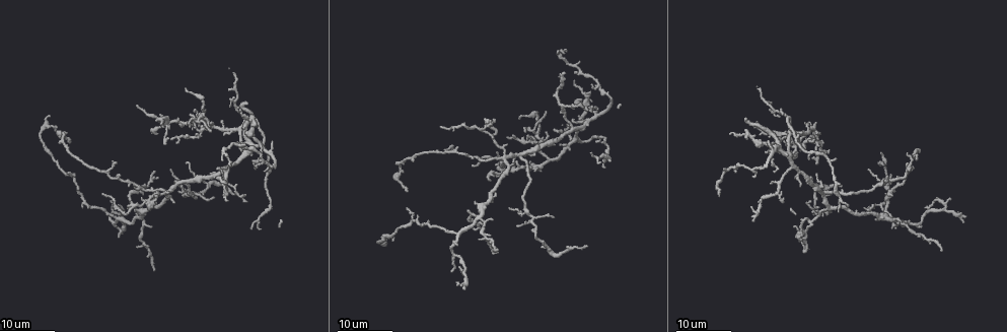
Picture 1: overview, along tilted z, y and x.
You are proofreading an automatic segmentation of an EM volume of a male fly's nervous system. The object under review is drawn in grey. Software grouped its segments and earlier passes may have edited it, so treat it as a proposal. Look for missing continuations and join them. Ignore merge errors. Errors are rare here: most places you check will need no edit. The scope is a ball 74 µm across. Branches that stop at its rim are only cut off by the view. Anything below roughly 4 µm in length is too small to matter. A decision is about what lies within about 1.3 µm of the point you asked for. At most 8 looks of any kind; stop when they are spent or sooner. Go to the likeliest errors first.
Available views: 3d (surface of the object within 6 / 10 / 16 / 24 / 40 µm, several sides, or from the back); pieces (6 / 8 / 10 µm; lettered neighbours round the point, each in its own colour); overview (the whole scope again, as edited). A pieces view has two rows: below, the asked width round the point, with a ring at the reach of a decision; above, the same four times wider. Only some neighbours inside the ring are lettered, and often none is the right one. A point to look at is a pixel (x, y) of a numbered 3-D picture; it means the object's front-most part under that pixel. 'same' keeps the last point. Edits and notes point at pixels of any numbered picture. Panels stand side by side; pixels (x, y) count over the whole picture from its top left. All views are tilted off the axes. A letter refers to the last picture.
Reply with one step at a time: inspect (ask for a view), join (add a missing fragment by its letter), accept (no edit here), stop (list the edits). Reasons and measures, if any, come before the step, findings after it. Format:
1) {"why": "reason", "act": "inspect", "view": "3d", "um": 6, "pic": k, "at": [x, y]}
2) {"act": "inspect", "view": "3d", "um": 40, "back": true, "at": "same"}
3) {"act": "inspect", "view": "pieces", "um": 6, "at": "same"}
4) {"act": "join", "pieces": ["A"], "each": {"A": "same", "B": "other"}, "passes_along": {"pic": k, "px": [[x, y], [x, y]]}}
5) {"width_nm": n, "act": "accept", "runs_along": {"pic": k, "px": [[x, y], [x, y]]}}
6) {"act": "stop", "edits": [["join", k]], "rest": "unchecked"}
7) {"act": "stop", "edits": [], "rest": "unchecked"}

{"why": "an open end", "act": "inspect", "view": "3d", "um": 24, "pic": 1, "at": [560, 130]}

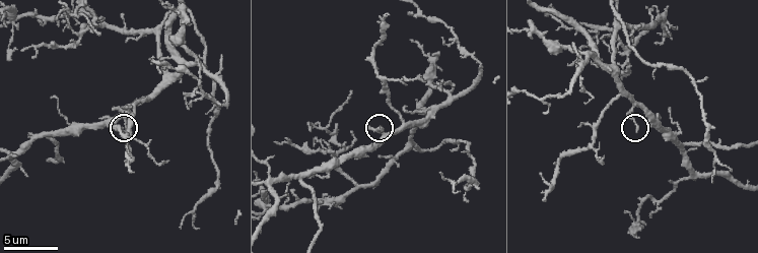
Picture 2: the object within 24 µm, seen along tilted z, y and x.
{"act": "inspect", "view": "pieces", "um": 8, "pic": 2, "at": [639, 130]}

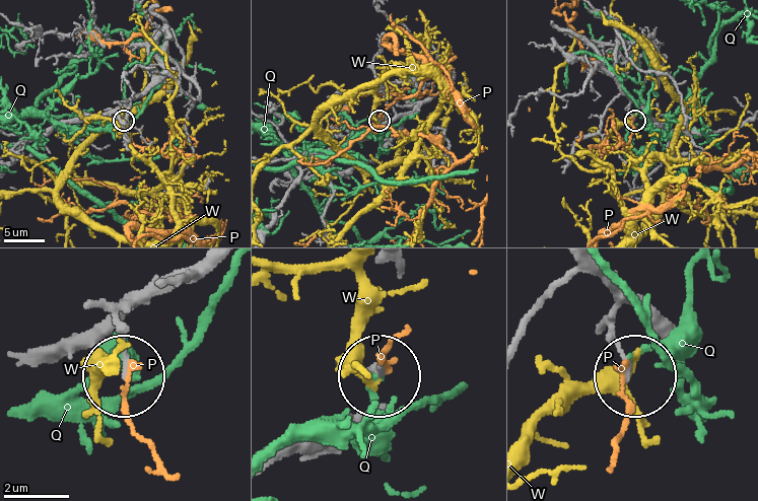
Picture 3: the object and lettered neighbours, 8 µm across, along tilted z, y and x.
{"act": "accept", "each": {"P": "other", "Q": "other", "W": "other"}, "runs_along": {"pic": 3, "px": [[71, 354], [125, 304], [122, 371]]}, "found": "none of them fits"}

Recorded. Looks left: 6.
{"why": "tapers out", "act": "inspect", "view": "3d", "um": 10, "pic": 2, "at": [131, 173]}

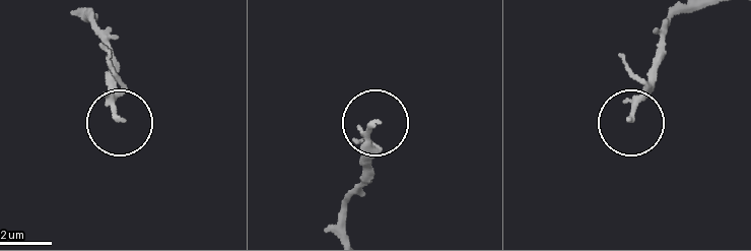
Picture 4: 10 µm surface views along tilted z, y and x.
{"act": "inspect", "view": "pieces", "um": 6, "pic": 4, "at": [629, 118]}

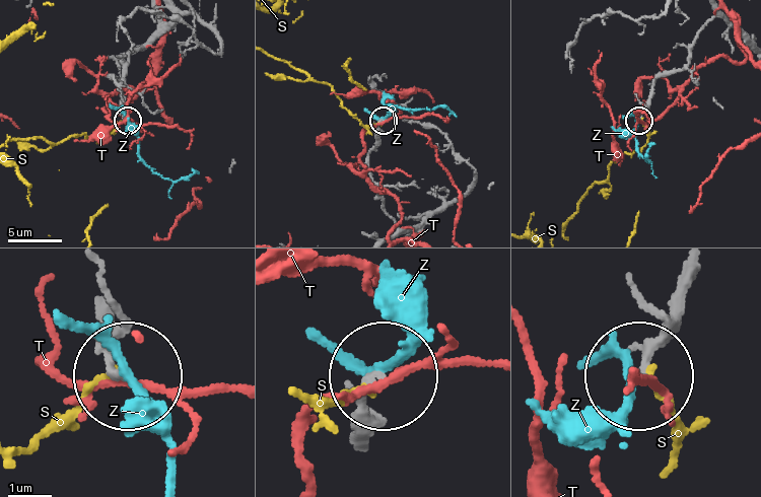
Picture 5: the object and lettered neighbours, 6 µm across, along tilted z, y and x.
{"width_nm": 150, "act": "accept", "each": {"S": "other", "T": "other", "Z": "other"}, "runs_along": {"pic": 5, "px": [[358, 443], [359, 405], [378, 381]]}, "found": "no lettered fragment goes on from it"}

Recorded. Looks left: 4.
{"act": "inspect", "view": "3d", "um": 16, "pic": 1, "at": [155, 270]}

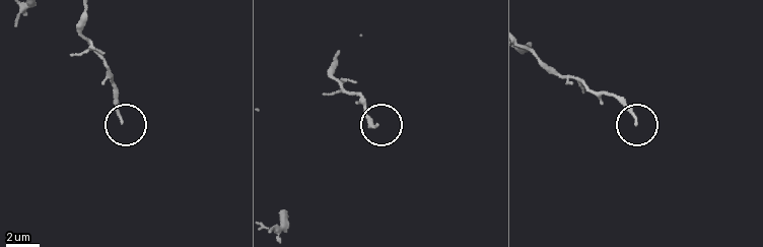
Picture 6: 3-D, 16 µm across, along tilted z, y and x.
{"act": "inspect", "view": "3d", "um": 10, "pic": 6, "at": [120, 123]}

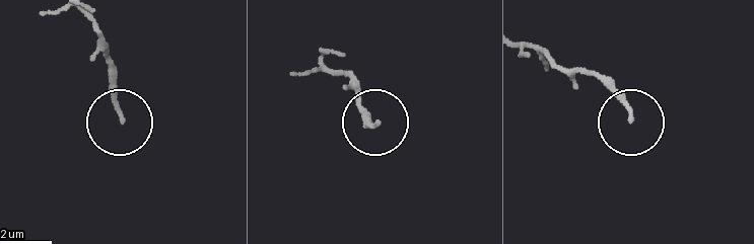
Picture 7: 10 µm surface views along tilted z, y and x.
{"act": "inspect", "view": "pieces", "um": 6, "pic": 7, "at": [380, 124]}

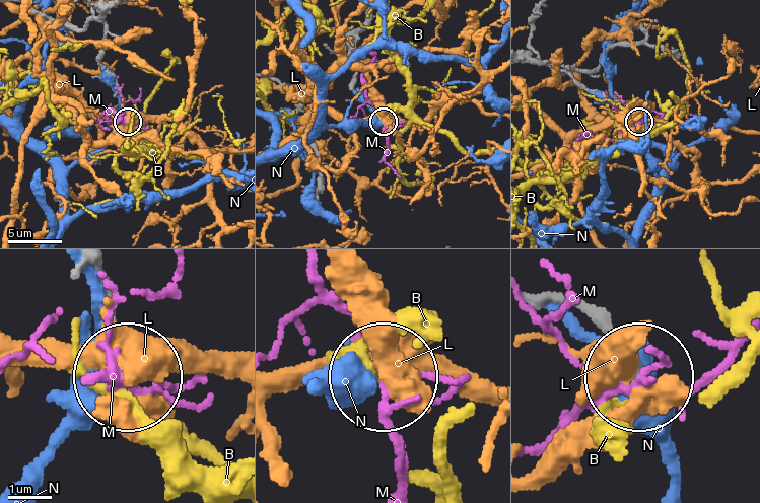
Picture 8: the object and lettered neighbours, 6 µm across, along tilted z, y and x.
{"act": "accept", "each": {"B": "other", "L": "other", "M": "other", "N": "other"}, "found": "no lettered fragment goes on from it"}

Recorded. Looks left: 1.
{"act": "stop", "edits": [], "rest": "unchecked"}

